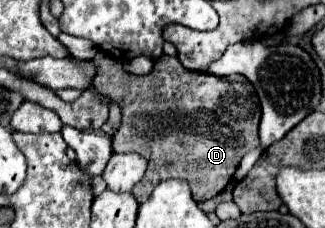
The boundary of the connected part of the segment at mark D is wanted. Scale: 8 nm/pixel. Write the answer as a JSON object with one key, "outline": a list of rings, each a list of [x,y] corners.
{"outline":[[[103,51],[97,53],[93,63],[99,69],[97,77],[93,79],[97,81],[97,91],[105,95],[109,101],[119,103],[121,115],[123,115],[121,127],[113,139],[113,151],[115,153],[141,153],[141,157],[145,157],[149,163],[143,181],[133,189],[133,195],[139,203],[145,203],[151,195],[151,191],[147,191],[147,185],[153,187],[159,181],[165,181],[171,177],[185,179],[197,203],[213,199],[233,179],[233,173],[241,157],[259,145],[257,127],[259,127],[259,117],[261,117],[261,105],[259,105],[253,85],[243,75],[215,77],[209,73],[189,71],[181,65],[177,57],[169,57],[169,55],[161,55],[155,61],[153,71],[143,77],[123,71],[121,63],[105,55]]]}

